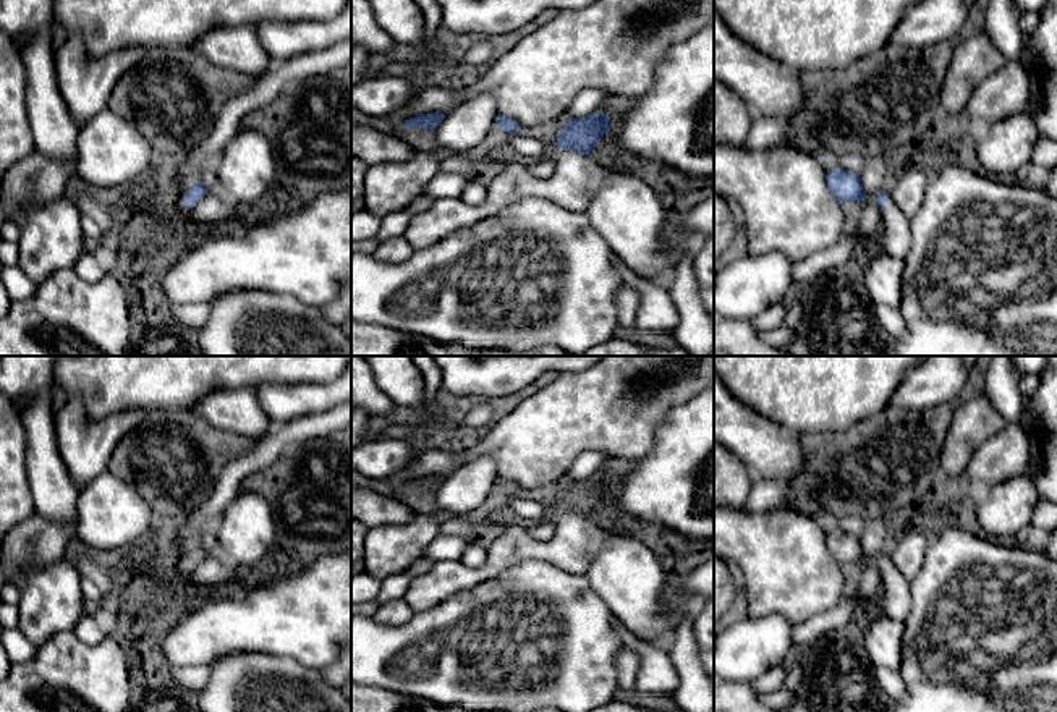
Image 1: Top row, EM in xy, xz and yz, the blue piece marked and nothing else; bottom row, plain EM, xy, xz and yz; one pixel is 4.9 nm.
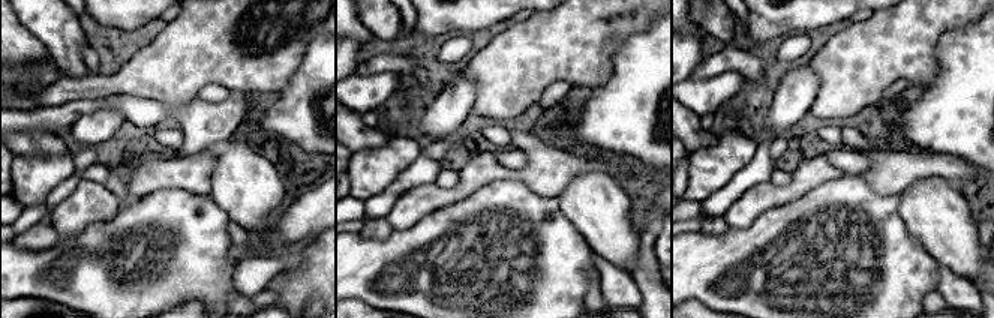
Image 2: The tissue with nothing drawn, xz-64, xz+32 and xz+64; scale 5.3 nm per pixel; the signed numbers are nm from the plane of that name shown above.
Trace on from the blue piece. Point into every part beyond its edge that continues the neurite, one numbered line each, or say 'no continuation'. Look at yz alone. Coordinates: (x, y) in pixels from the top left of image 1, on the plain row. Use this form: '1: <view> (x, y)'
1: yz (895, 594)

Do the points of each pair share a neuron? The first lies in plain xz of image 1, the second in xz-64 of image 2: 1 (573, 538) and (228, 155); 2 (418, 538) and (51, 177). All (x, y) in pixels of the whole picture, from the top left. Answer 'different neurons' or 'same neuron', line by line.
1: different neurons
2: same neuron

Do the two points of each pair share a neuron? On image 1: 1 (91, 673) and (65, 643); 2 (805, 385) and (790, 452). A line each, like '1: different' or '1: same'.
1: same
2: different

